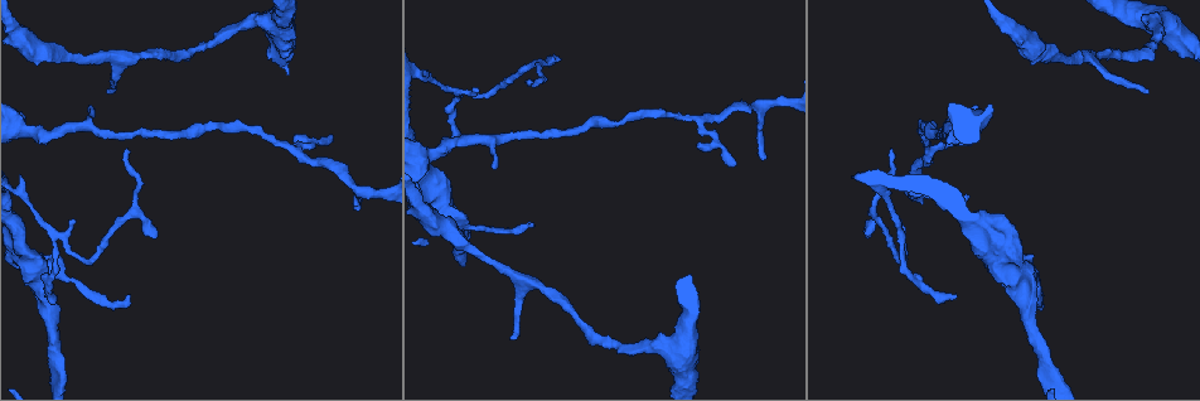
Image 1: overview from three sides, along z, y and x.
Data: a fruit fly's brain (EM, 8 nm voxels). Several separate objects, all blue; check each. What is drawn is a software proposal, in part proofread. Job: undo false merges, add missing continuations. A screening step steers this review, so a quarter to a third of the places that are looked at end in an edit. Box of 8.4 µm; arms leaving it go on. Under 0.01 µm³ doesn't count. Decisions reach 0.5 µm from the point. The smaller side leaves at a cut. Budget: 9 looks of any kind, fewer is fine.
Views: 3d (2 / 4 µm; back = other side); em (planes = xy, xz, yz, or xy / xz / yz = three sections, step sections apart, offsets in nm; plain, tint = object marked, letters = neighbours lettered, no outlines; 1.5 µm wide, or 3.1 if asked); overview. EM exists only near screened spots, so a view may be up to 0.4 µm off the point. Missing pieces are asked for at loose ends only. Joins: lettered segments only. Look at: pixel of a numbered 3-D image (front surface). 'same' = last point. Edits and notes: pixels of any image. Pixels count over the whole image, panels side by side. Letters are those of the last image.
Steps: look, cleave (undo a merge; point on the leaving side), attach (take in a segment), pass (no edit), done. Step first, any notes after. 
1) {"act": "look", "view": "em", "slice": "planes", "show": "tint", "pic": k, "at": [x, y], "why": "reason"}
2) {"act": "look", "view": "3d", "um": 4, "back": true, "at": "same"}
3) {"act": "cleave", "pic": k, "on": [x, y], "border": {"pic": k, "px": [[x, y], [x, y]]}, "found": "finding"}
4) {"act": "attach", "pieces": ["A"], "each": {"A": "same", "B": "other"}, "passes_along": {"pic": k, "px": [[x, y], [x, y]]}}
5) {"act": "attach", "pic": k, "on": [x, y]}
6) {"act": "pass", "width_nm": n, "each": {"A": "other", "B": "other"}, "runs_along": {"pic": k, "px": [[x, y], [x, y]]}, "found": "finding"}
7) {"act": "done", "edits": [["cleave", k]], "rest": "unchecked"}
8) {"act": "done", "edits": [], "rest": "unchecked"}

{"act": "look", "view": "em", "slice": "planes", "show": "letters", "pic": 1, "at": [509, 338], "why": "free end"}

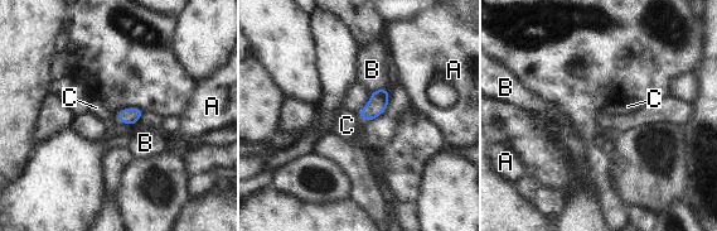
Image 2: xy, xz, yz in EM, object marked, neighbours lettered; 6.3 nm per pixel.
{"act": "pass", "each": {"A": "other", "B": "other", "C": "other"}, "border": {"pic": 2, "px": [[359, 114], [363, 120]]}, "found": "no lettered segment goes on from it"}

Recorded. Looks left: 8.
{"act": "look", "view": "em", "slice": "xz", "step": 8, "show": "letters", "pic": 1, "at": [492, 168], "why": "free end"}

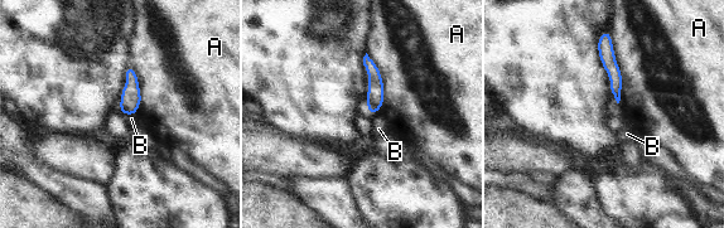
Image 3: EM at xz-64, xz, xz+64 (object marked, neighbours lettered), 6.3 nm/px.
{"act": "pass", "longest_contact_nm": ["A", 480], "each": {"A": "other", "B": "other"}, "border": {"pic": 3, "px": [[608, 30], [621, 73], [618, 103]]}, "found": "no lettered segment goes on from it"}

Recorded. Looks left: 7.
{"act": "look", "view": "3d", "um": 2, "pic": 1, "at": [530, 84], "why": "tapers out"}

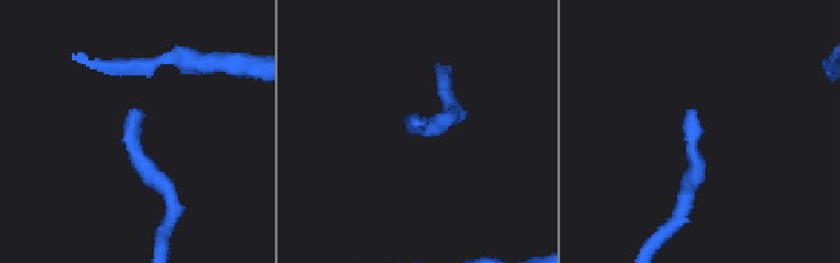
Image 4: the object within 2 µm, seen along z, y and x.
{"act": "look", "view": "em", "slice": "planes", "show": "plain", "pic": 4, "at": [418, 127]}

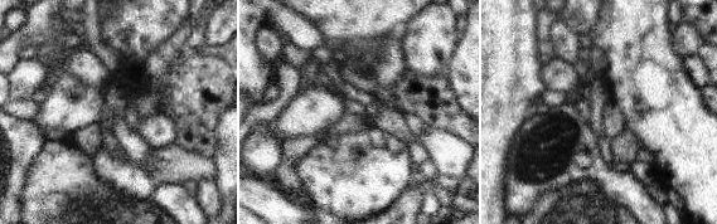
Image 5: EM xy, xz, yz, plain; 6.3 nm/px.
{"act": "look", "view": "em", "slice": "planes", "show": "letters", "at": "same"}

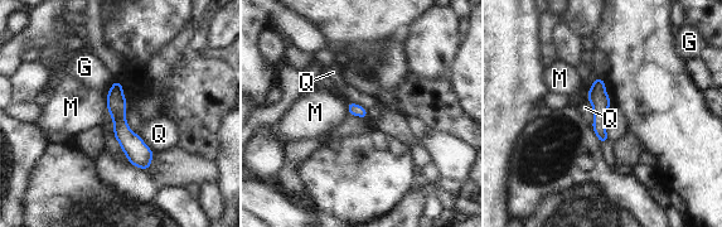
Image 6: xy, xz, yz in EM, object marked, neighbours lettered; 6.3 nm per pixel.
{"act": "pass", "width_nm": 80, "each": {"G": "other", "M": "other", "Q": "other"}, "border": {"pic": 6, "px": [[586, 97], [592, 111], [592, 125]]}, "found": "none of them fits"}

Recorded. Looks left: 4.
{"act": "look", "view": "3d", "um": 4, "back": true, "pic": 1, "at": [901, 238], "why": "branch point"}

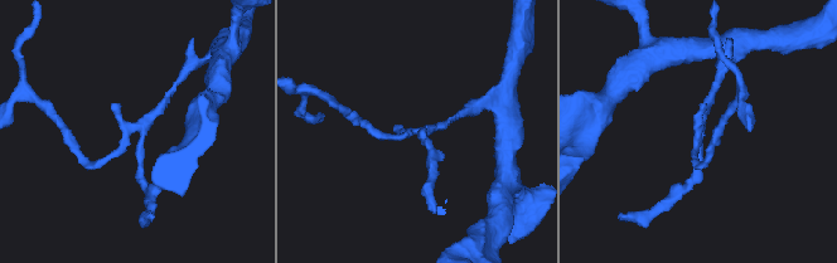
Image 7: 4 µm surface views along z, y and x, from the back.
{"act": "look", "view": "em", "slice": "planes", "show": "tint", "pic": 7, "at": [699, 128]}

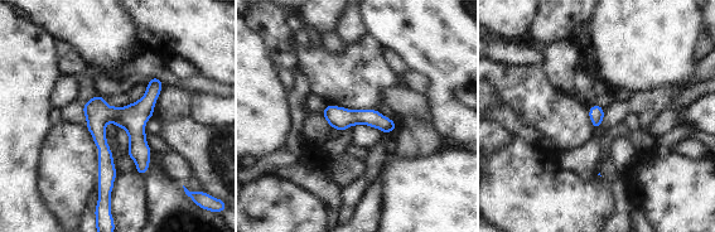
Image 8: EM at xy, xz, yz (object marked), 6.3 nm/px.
{"act": "look", "view": "em", "slice": "planes", "show": "letters", "at": "same"}

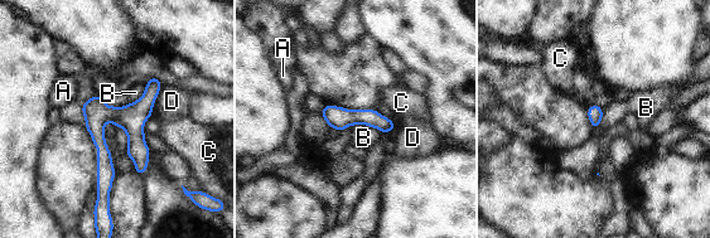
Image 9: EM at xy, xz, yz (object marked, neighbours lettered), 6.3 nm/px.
{"act": "pass", "each": {"A": "other", "B": "other", "C": "other", "D": "other"}, "runs_along": {"pic": 9, "px": [[154, 81], [129, 116], [98, 125], [100, 194]]}, "found": "continuous, no second cell"}

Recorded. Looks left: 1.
{"act": "done", "edits": [], "rest": "unchecked"}

